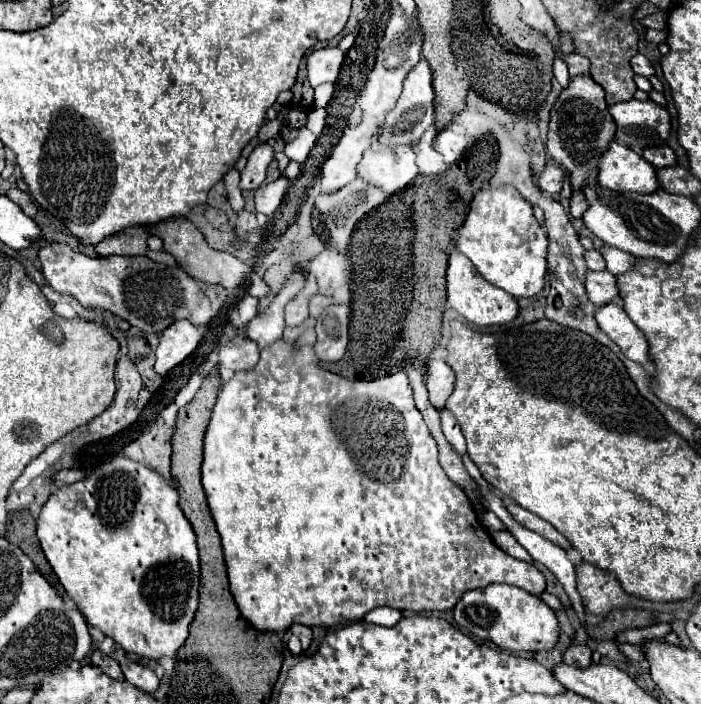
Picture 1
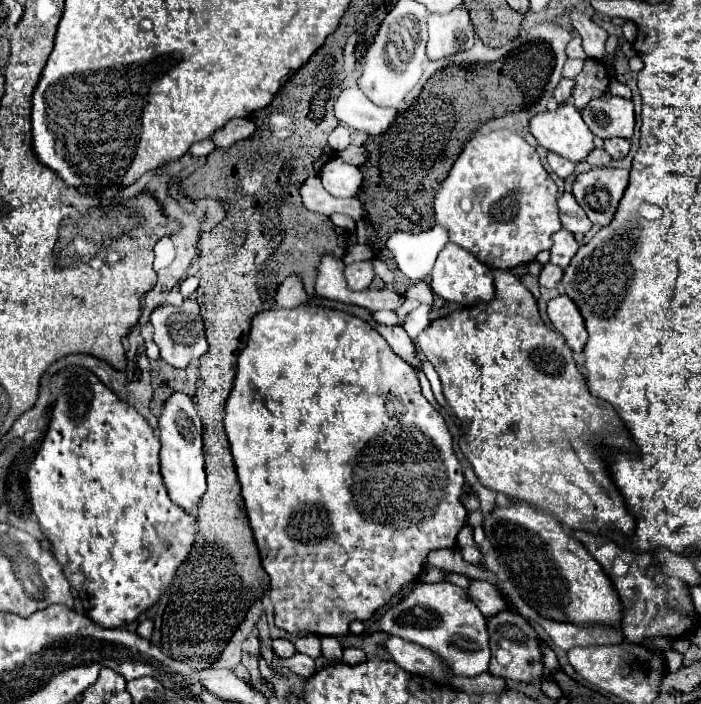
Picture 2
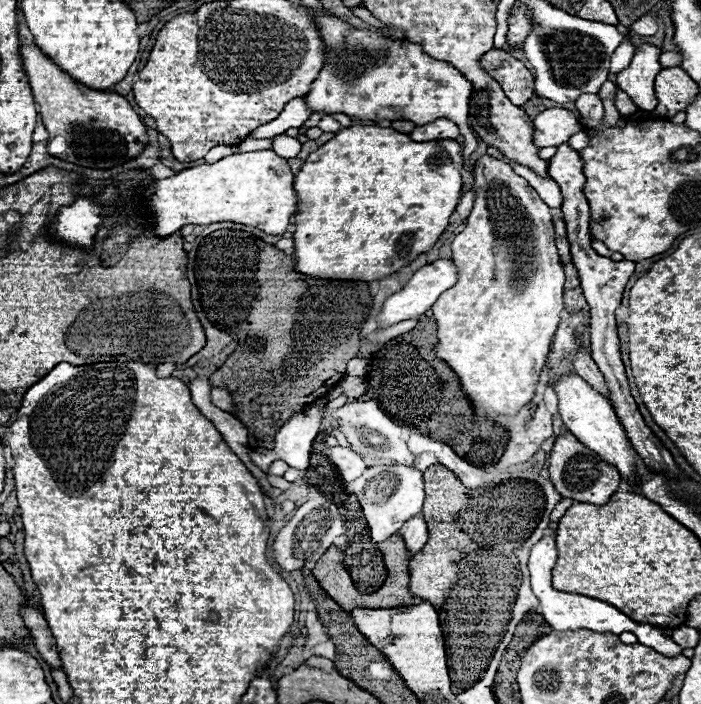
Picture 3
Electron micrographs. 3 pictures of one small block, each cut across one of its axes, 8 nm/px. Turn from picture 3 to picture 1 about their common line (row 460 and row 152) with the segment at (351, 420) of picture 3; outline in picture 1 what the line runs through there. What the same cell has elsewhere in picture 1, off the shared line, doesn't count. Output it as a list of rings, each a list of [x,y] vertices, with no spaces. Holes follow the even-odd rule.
[[[374,136],[372,146],[366,150],[362,162],[358,164],[358,176],[374,186],[380,186],[382,190],[404,190],[418,174],[416,154],[412,148],[398,146],[390,150],[378,142],[378,136]]]

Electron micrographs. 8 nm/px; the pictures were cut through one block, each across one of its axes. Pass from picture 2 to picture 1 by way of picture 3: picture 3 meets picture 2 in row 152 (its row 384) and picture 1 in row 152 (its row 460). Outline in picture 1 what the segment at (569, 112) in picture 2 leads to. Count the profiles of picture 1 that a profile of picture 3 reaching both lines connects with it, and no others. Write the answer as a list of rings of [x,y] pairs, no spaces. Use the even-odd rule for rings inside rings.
[[[612,142],[600,158],[598,184],[616,192],[652,194],[654,190],[660,190],[654,166],[618,142]]]

